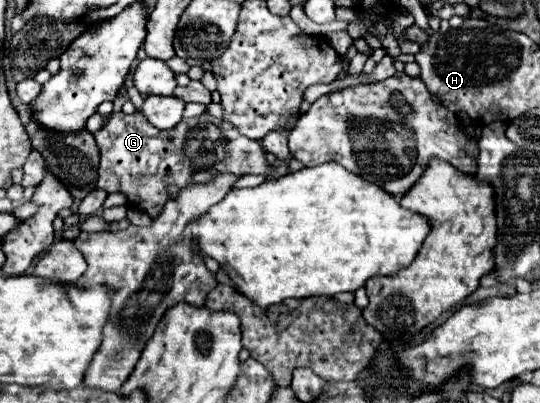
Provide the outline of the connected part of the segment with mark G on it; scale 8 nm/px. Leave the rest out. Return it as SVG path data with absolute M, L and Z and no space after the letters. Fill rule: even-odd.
M116 112L94 134L100 148L100 168L96 188L104 192L120 192L128 198L128 206L144 210L150 218L156 218L166 200L174 200L178 192L190 184L204 184L222 172L236 176L244 174L272 174L272 166L266 162L262 146L246 136L234 140L222 136L224 120L214 118L208 112L196 118L182 118L178 126L170 130L154 128L142 112L124 114Z

